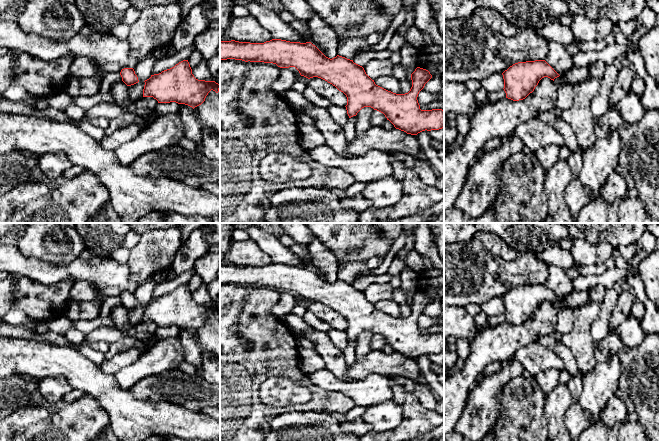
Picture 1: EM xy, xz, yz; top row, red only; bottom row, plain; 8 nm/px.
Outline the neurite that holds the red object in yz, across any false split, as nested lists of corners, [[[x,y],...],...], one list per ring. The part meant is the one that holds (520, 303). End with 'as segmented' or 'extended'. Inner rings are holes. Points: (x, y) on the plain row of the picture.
[[[545,284],[515,287],[502,299],[506,322],[513,325],[525,323],[542,302],[548,301],[554,305],[560,300]]]; as segmented

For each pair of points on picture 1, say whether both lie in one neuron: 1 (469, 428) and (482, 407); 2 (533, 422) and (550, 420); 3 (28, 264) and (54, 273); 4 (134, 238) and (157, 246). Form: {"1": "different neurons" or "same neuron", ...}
{"1": "same neuron", "2": "different neurons", "3": "same neuron", "4": "different neurons"}

